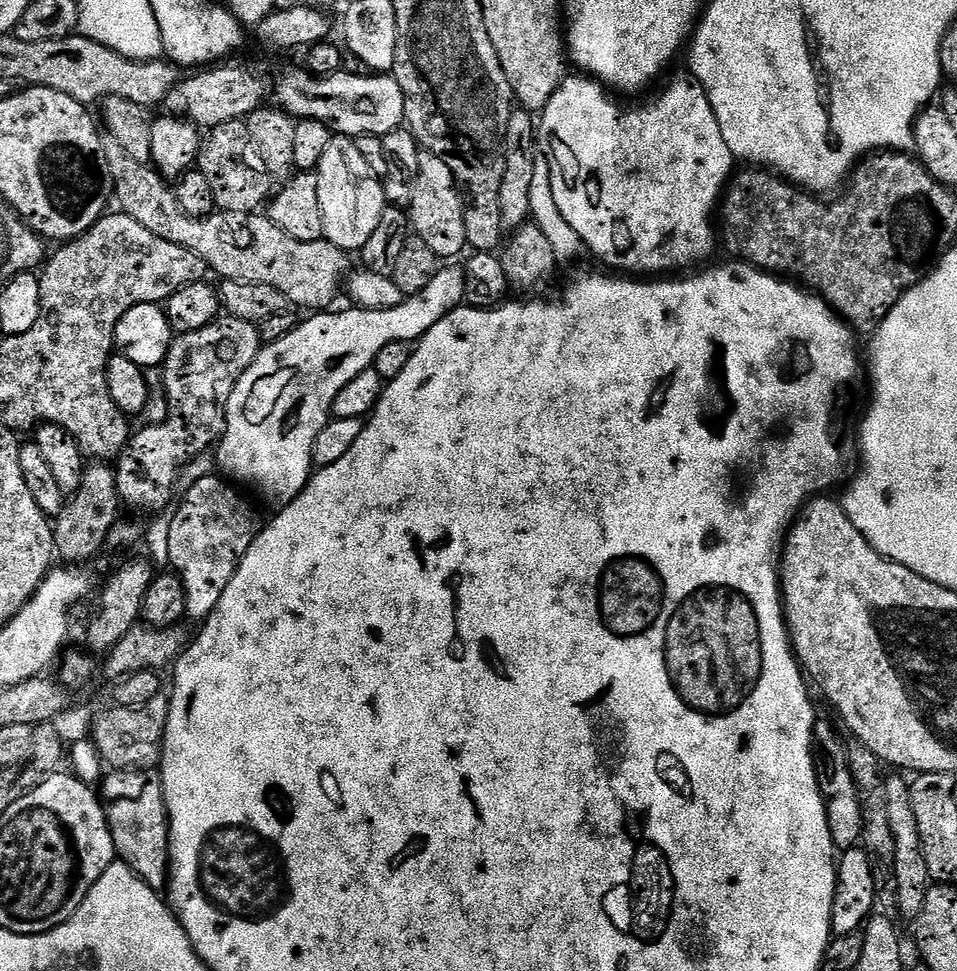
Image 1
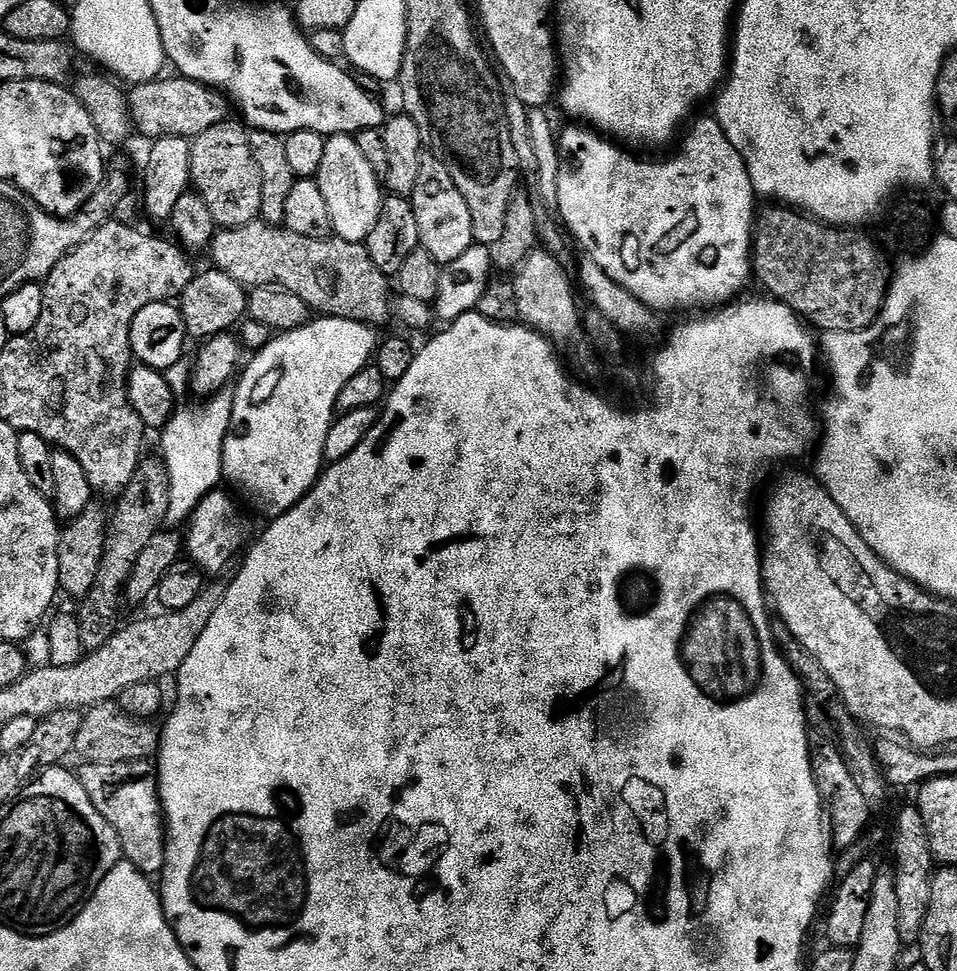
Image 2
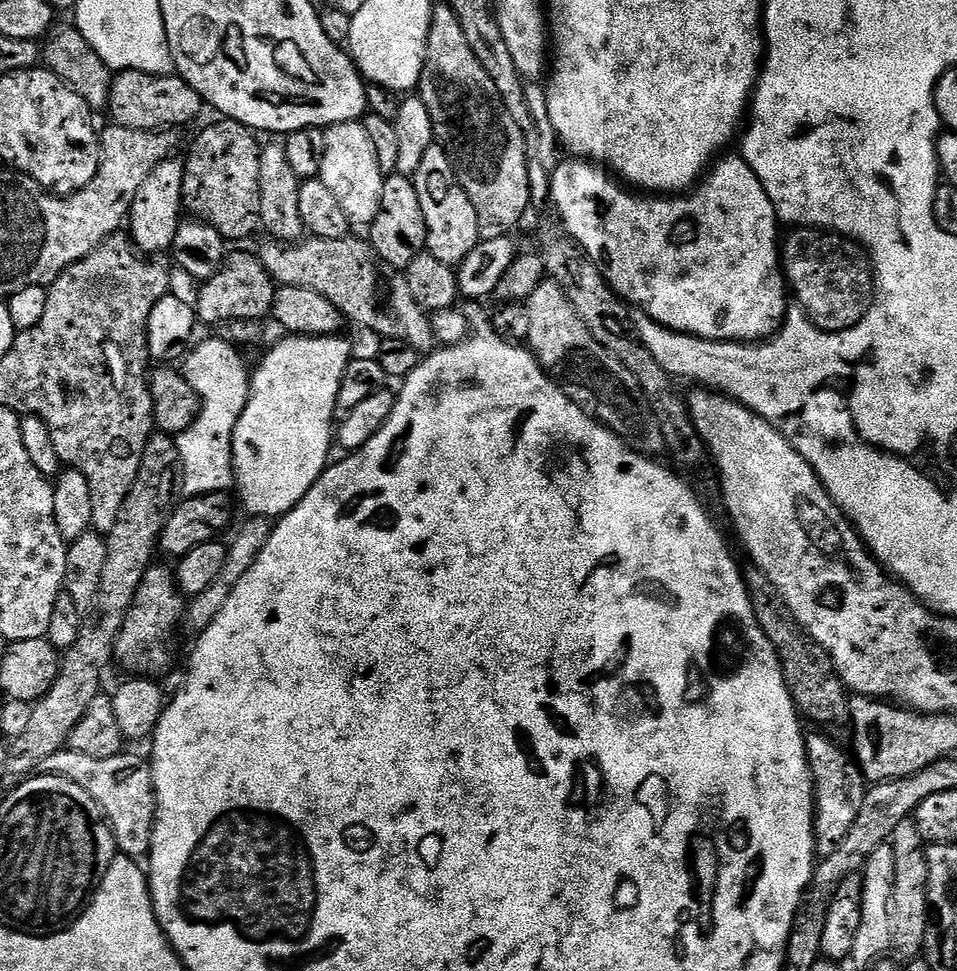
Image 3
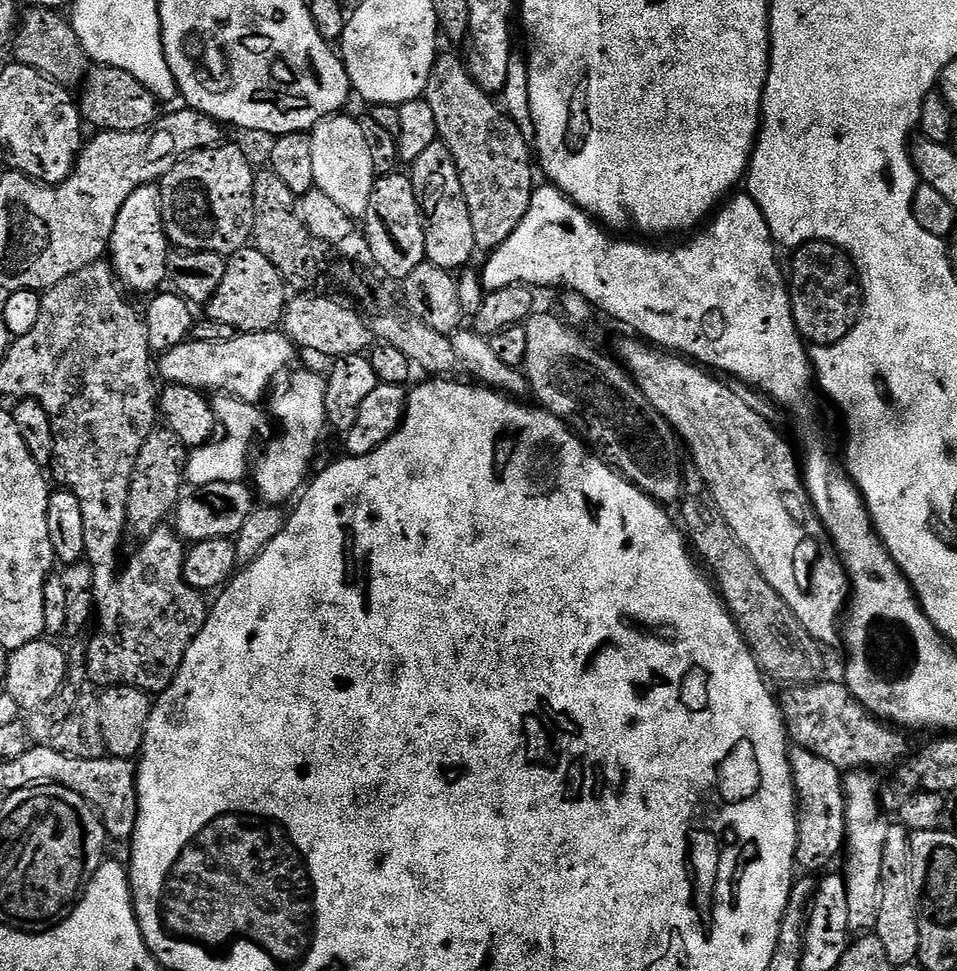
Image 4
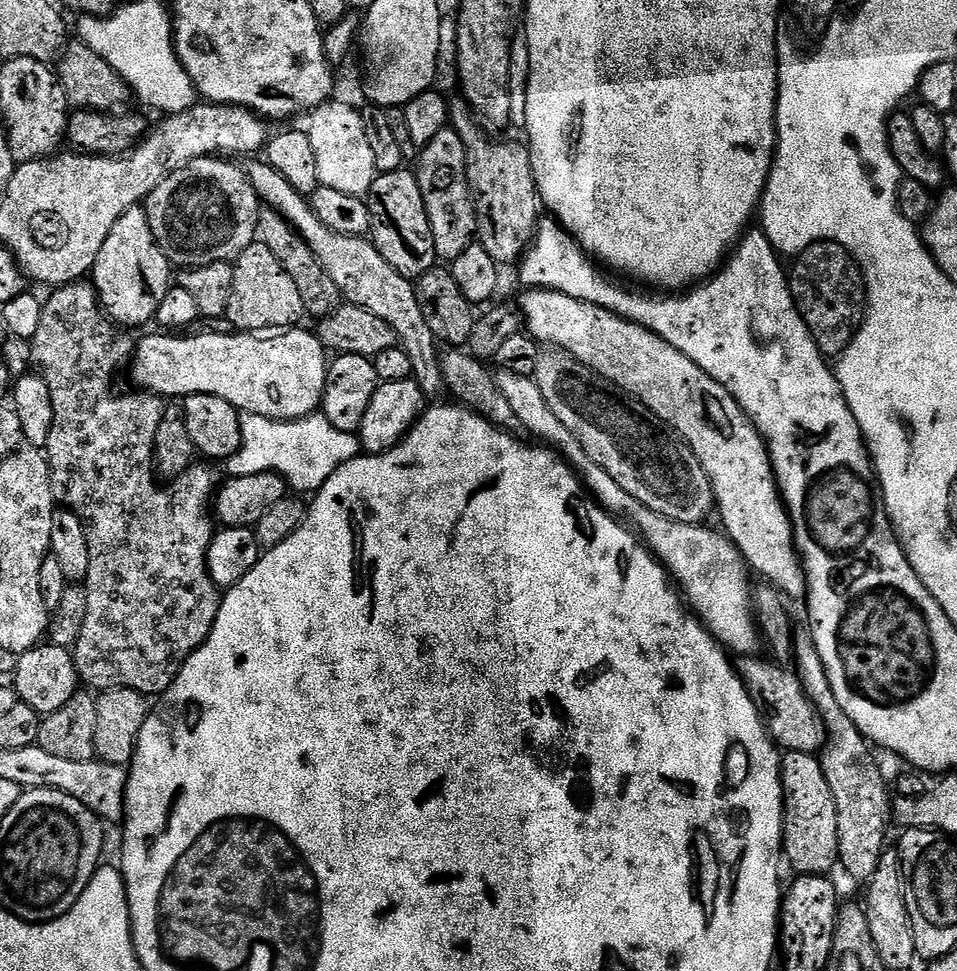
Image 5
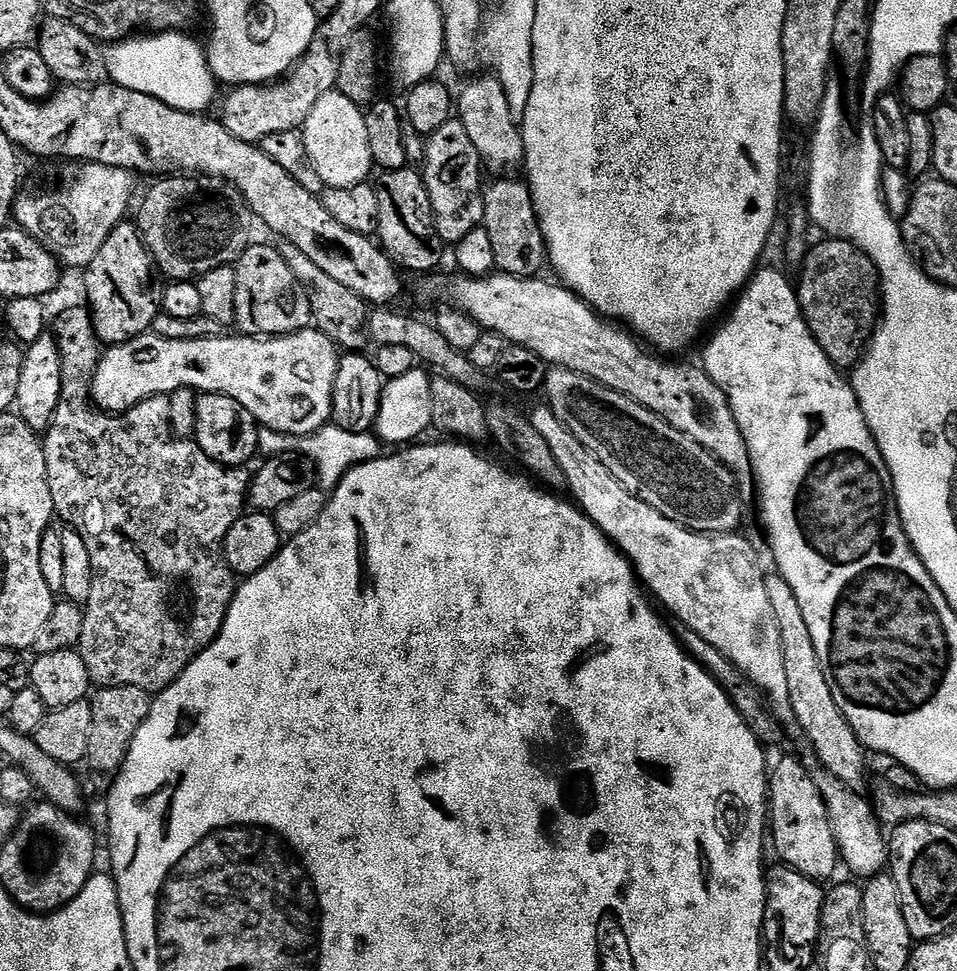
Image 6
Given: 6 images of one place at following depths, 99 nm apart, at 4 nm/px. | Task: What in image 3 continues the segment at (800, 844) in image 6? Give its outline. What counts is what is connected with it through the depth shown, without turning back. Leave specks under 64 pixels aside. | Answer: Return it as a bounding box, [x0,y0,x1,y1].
[804,735,866,858]

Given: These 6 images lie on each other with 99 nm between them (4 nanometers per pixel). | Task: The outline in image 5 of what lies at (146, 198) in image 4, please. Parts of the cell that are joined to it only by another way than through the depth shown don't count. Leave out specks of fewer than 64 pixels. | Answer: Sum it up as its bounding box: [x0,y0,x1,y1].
[90,207,174,330]

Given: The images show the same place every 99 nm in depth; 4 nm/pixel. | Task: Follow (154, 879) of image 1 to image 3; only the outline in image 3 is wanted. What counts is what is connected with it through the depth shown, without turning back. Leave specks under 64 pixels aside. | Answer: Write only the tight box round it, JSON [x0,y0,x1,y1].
[43,746,156,858]

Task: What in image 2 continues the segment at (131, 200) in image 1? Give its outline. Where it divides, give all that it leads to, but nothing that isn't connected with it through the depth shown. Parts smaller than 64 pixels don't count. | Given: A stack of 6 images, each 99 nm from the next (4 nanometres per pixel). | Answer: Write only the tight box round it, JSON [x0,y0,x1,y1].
[211,222,390,326]

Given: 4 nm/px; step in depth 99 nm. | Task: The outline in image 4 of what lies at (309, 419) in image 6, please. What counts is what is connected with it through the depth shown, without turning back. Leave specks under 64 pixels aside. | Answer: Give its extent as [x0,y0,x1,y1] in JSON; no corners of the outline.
[158,330,296,405]

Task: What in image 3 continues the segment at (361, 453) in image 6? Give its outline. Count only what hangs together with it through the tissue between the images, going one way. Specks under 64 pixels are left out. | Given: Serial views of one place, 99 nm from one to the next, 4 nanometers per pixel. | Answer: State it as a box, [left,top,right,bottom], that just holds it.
[175,338,250,497]

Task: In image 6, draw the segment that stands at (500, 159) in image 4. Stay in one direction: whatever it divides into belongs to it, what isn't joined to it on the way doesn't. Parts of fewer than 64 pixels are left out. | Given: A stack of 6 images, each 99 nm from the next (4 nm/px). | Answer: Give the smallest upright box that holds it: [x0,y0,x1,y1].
[483,178,546,280]

